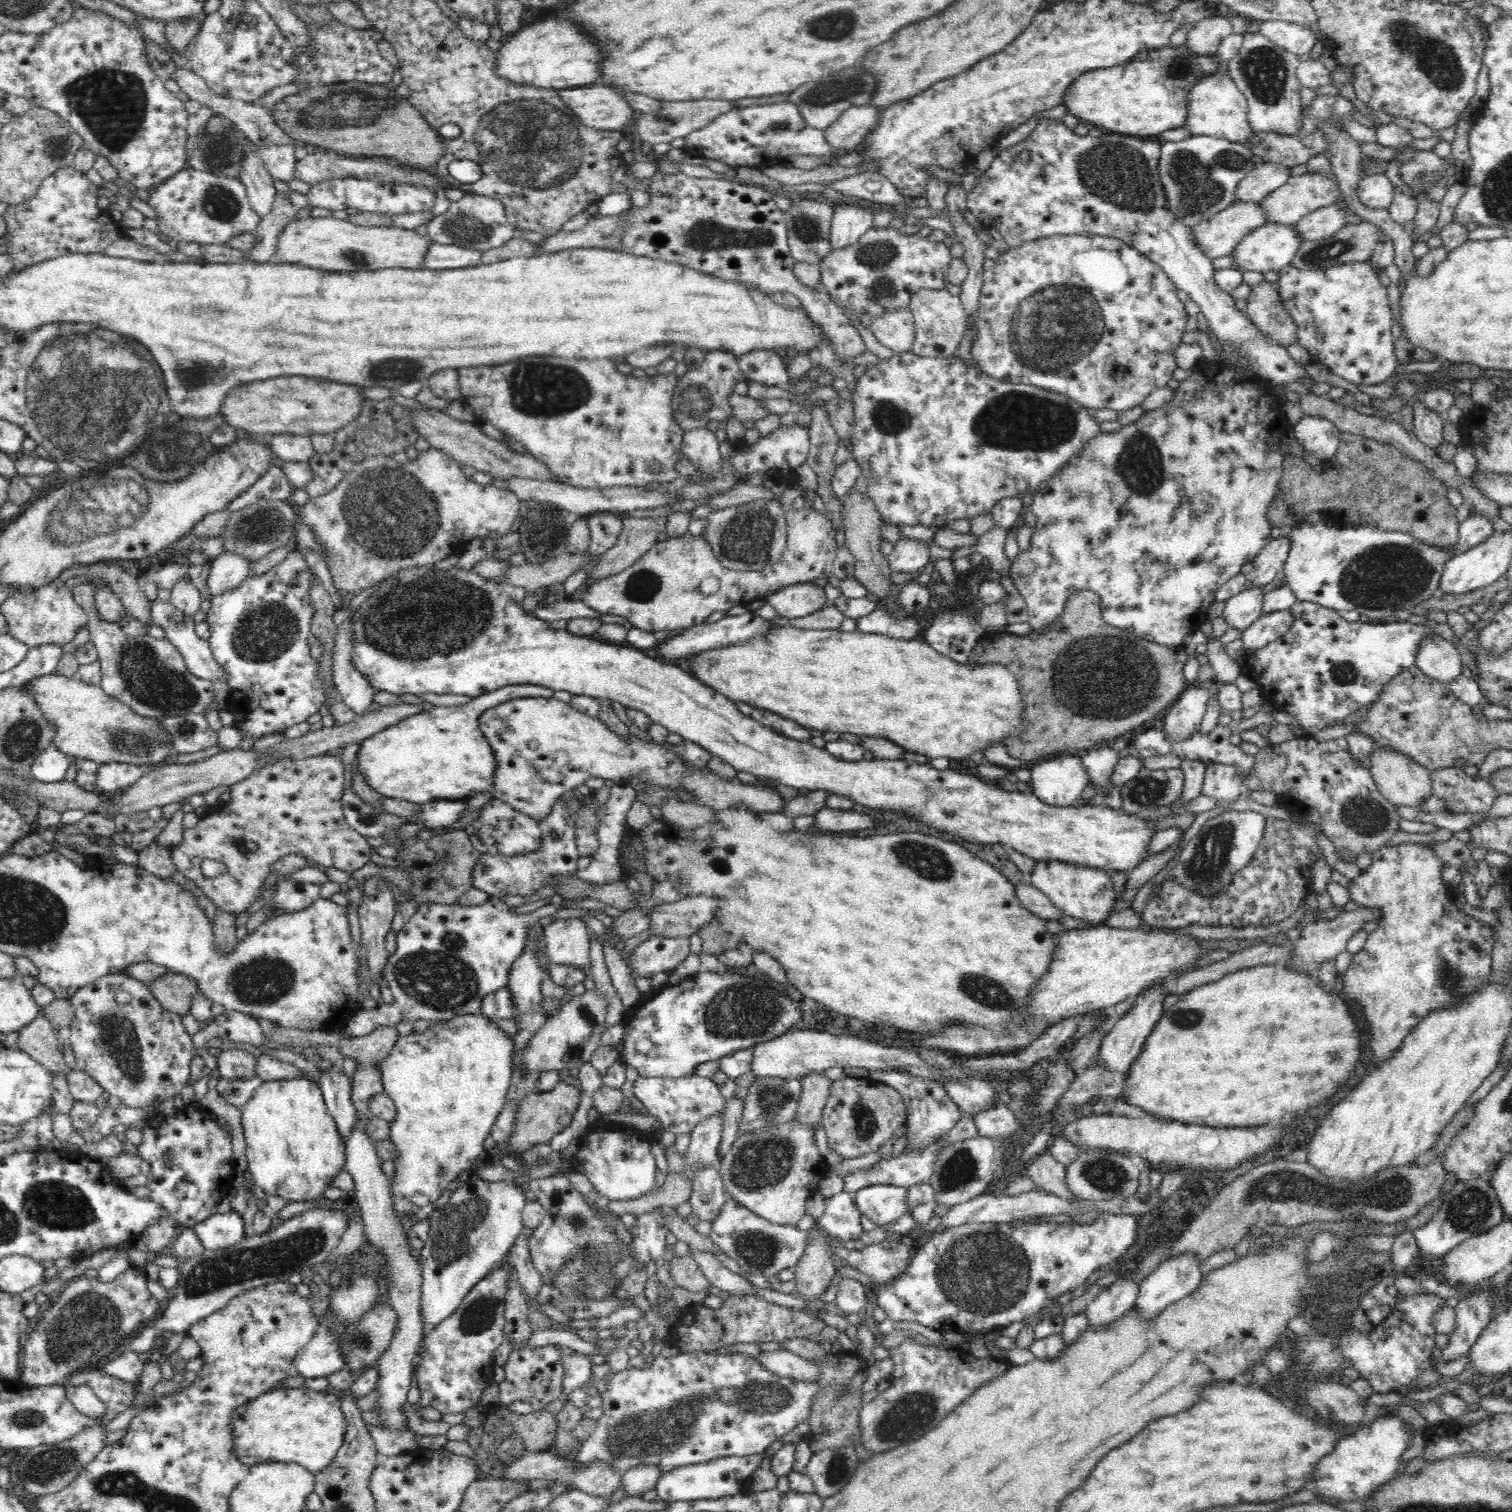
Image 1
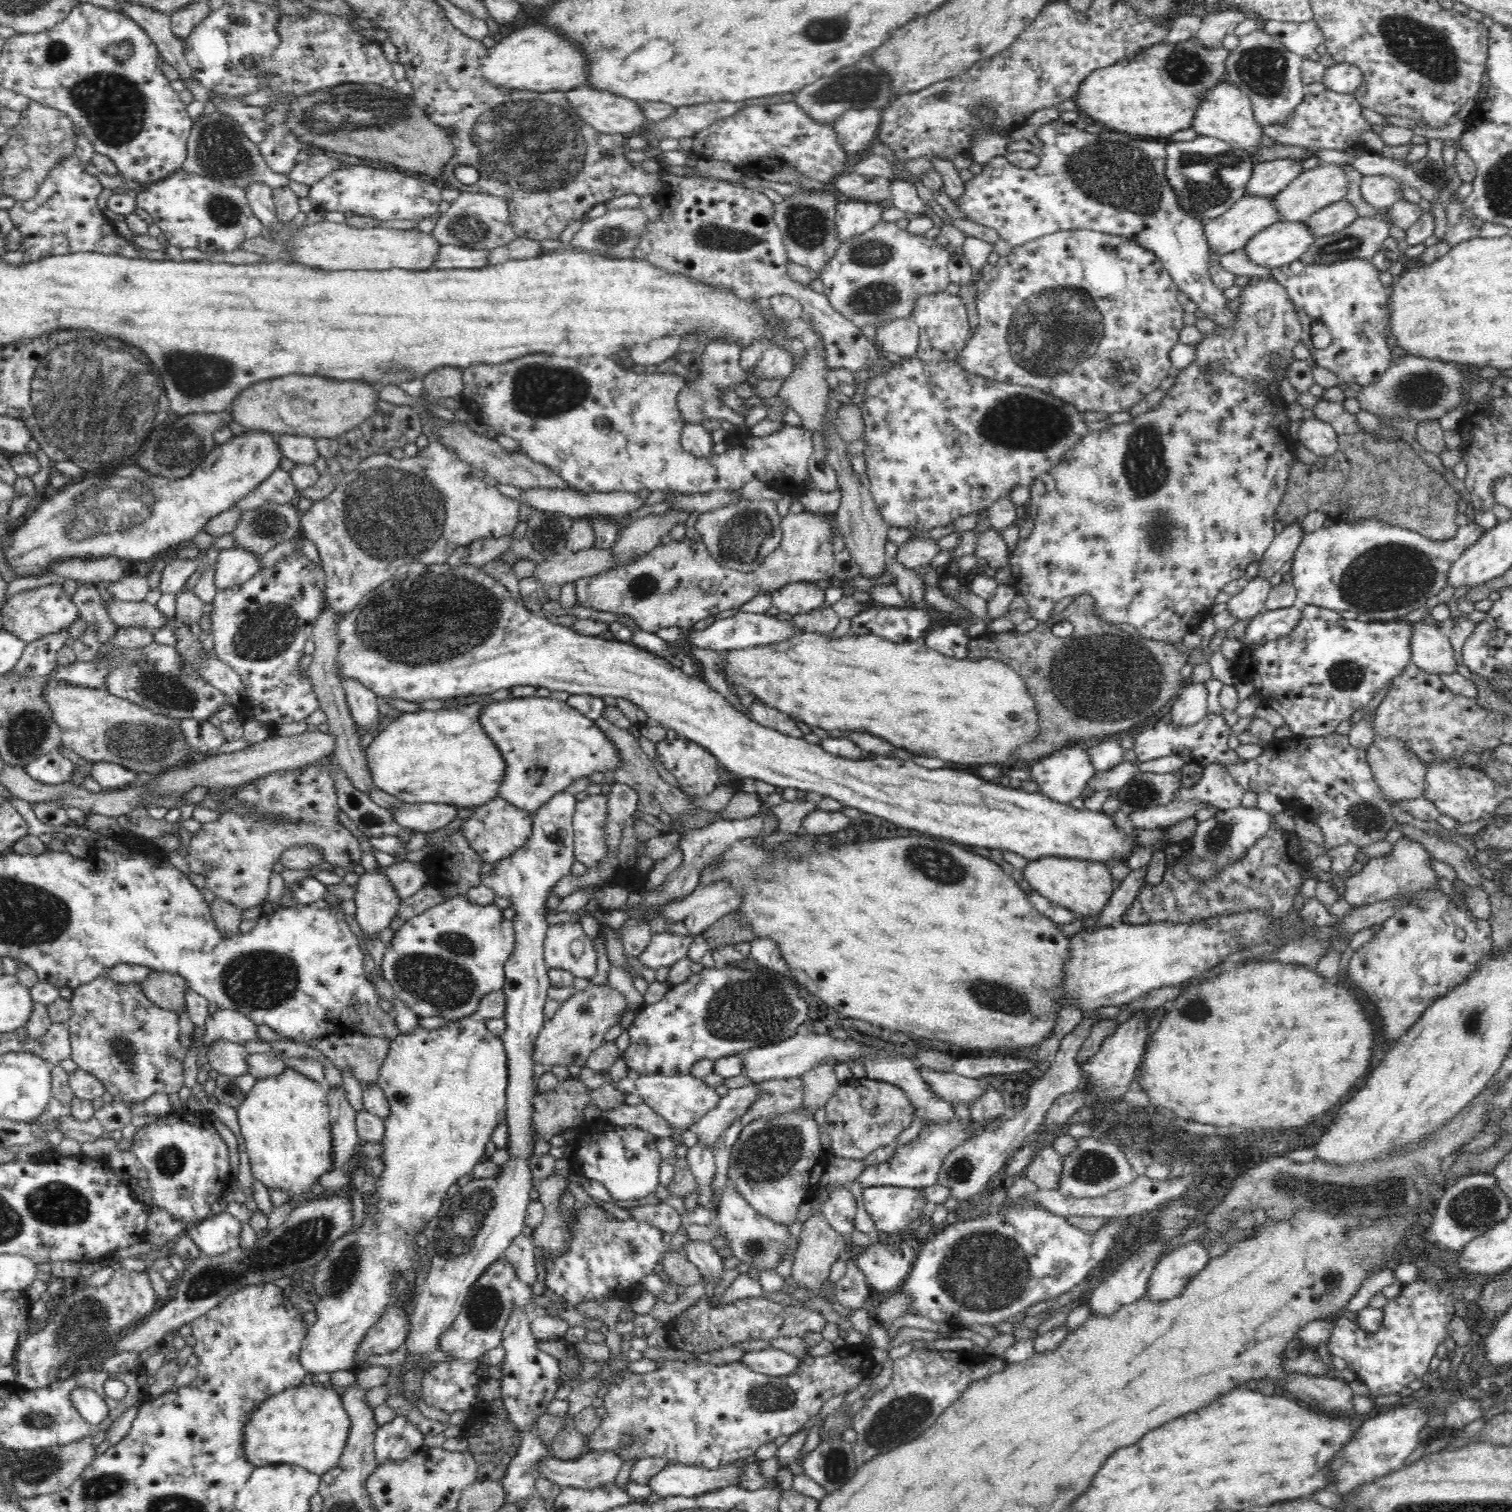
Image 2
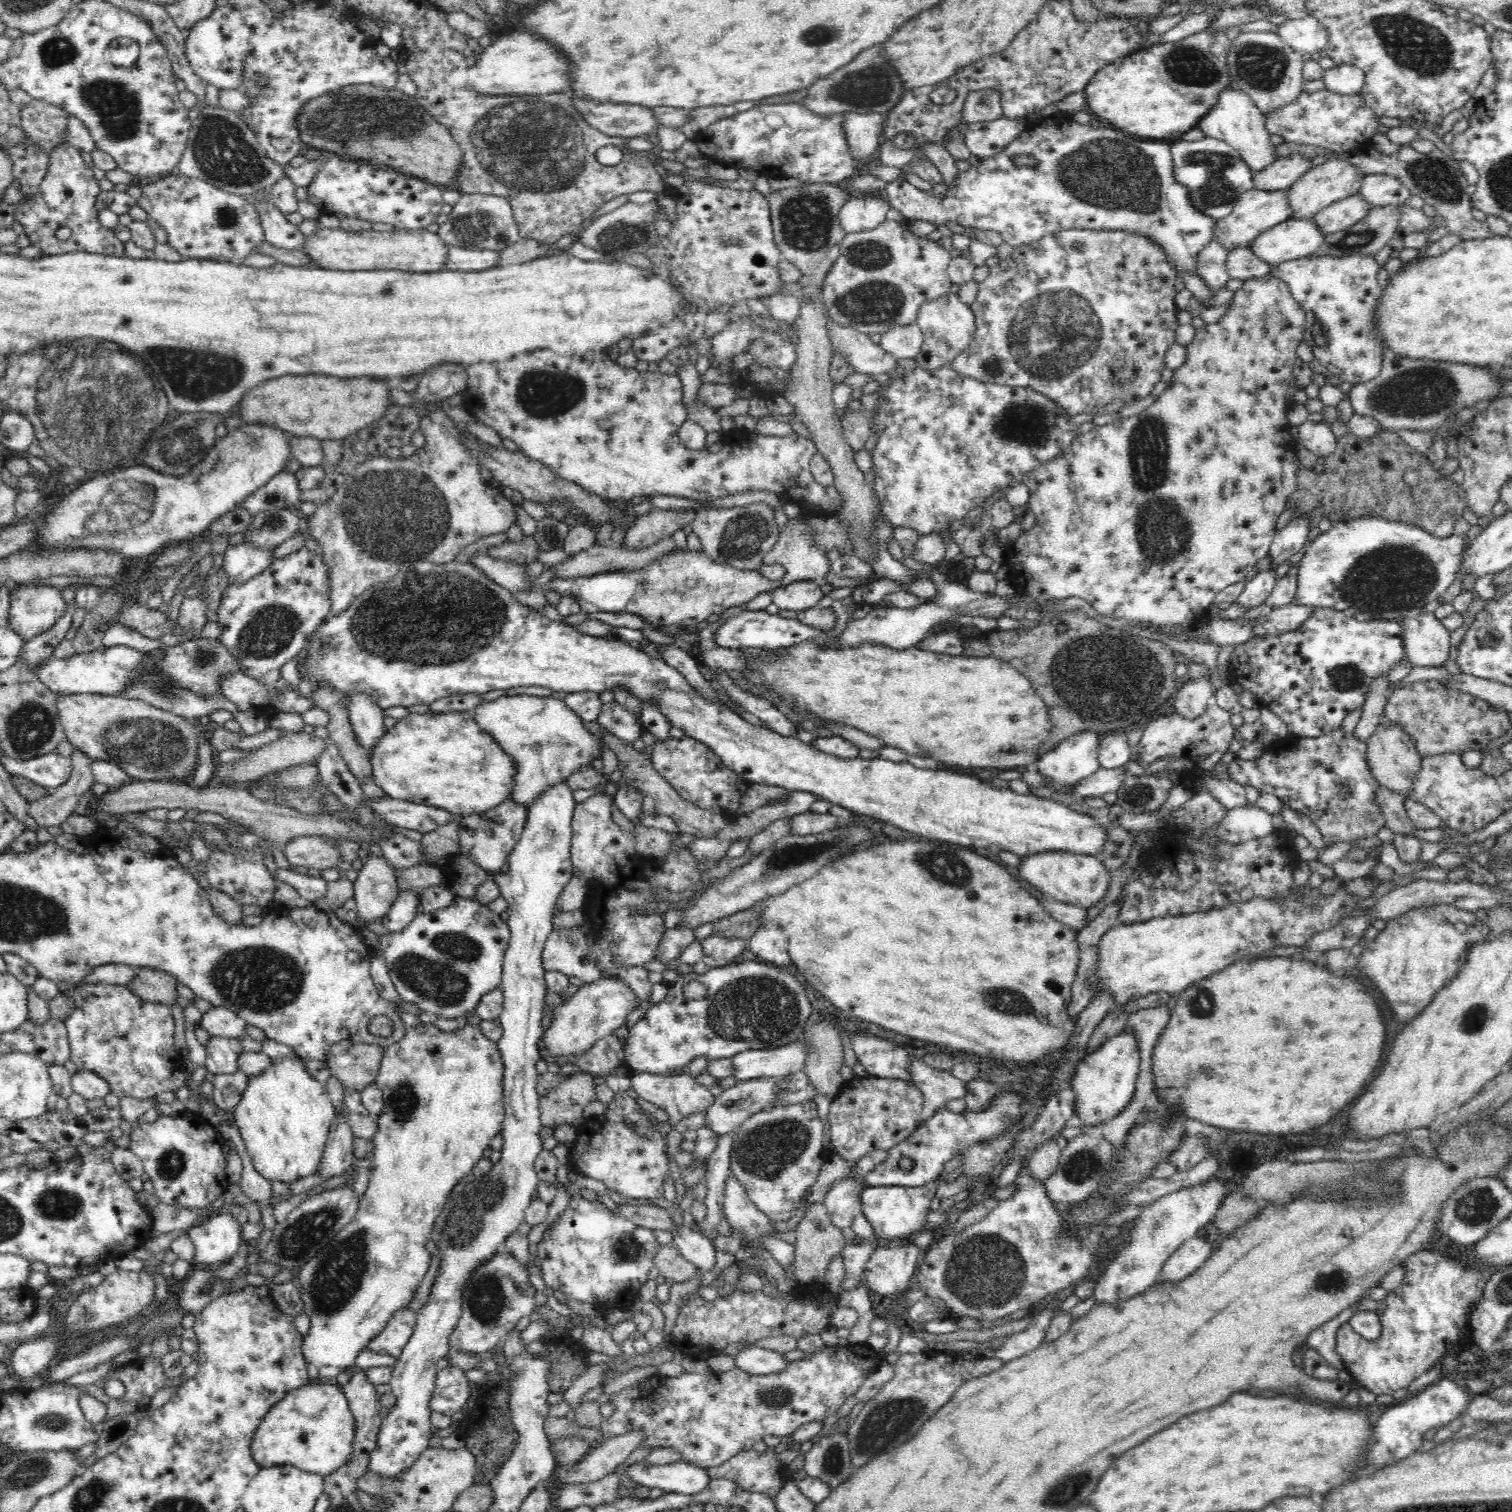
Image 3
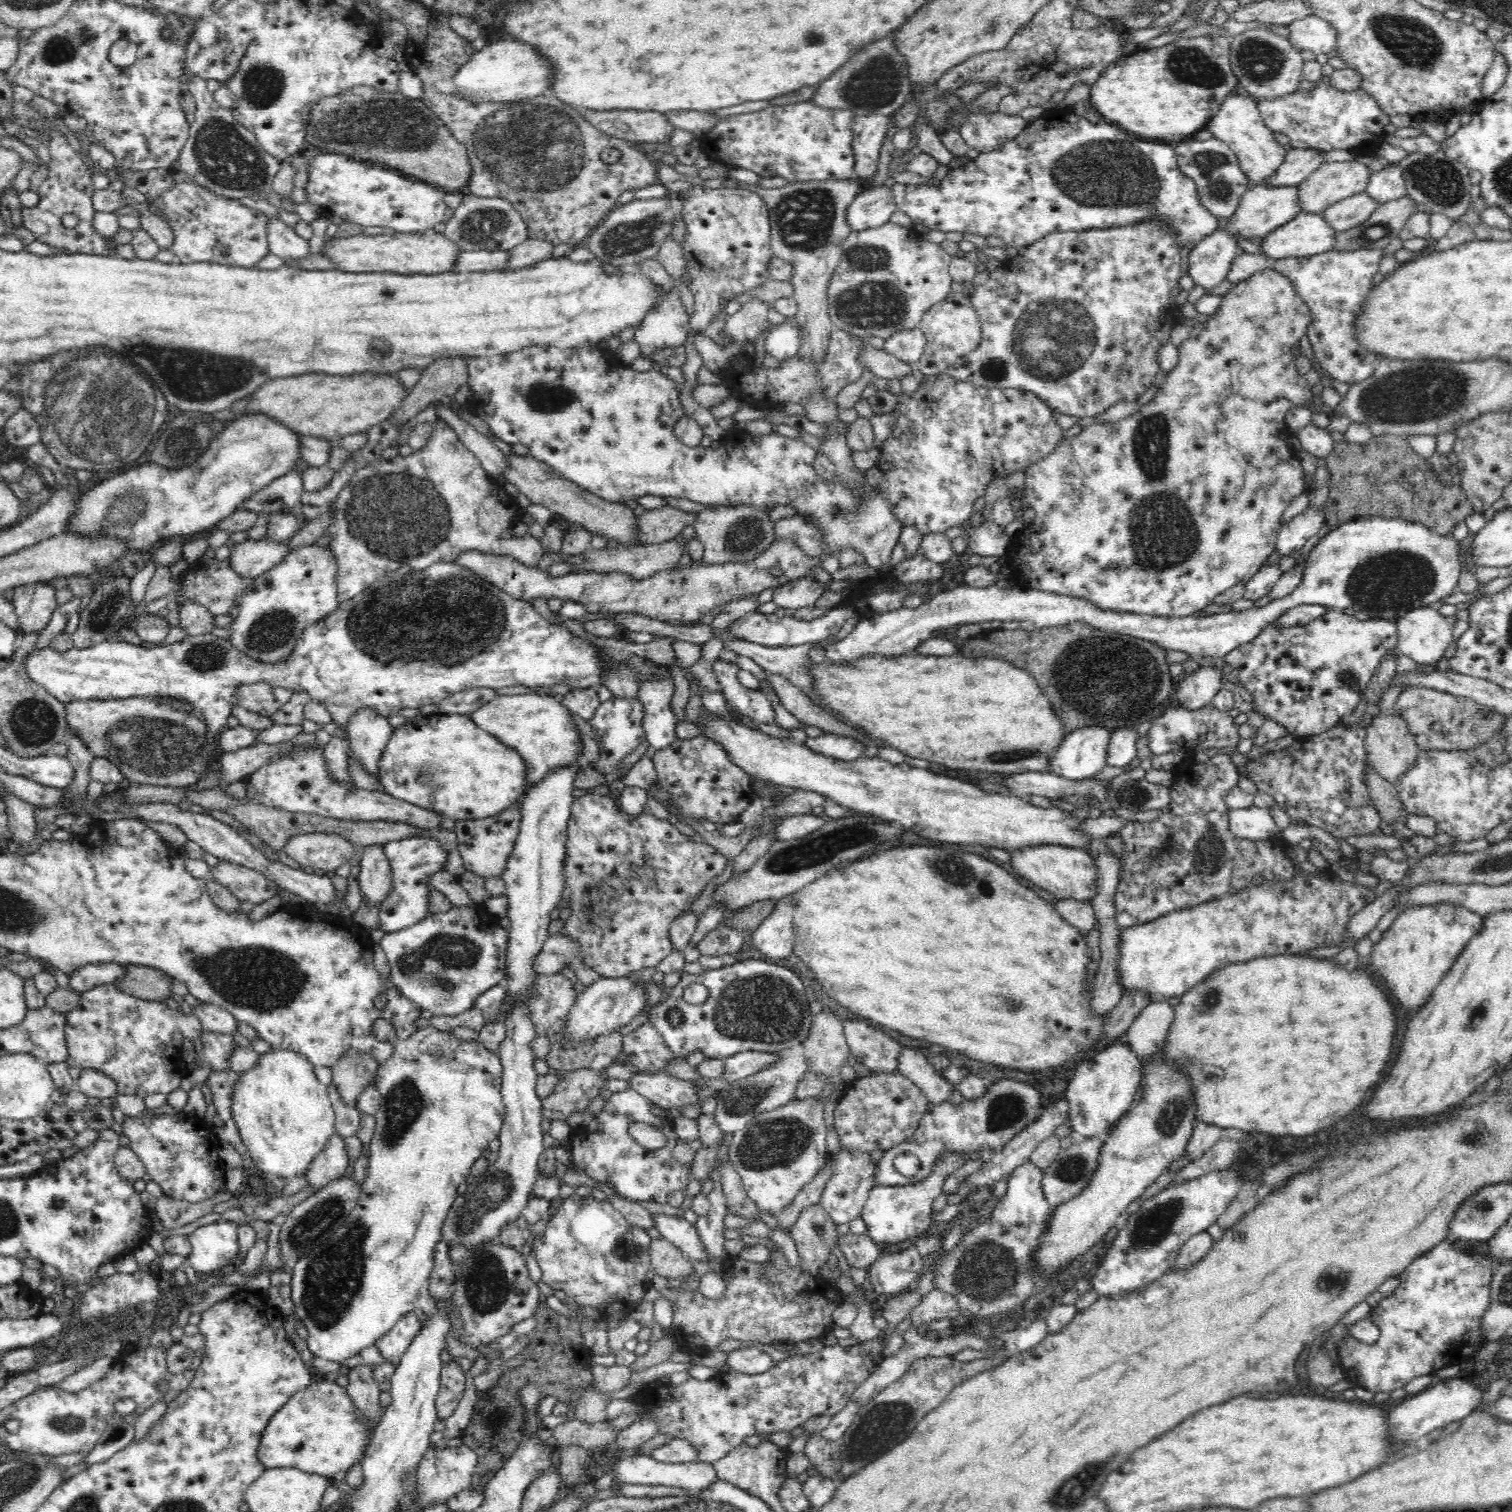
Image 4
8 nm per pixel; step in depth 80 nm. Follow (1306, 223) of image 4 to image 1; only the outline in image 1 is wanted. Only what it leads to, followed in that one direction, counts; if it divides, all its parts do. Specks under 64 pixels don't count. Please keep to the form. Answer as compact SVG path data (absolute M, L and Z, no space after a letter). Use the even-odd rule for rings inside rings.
M1268 222L1253 231L1233 252L1242 272L1272 270L1276 273L1291 264L1298 249L1306 242L1302 241L1294 224Z

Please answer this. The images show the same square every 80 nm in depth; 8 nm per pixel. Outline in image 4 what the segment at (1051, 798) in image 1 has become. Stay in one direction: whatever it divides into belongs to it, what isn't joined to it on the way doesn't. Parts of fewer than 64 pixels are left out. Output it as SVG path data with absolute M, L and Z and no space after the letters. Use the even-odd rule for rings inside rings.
M1086 726L1068 733L1051 760L1051 772L1070 780L1094 776L1107 764L1113 728Z

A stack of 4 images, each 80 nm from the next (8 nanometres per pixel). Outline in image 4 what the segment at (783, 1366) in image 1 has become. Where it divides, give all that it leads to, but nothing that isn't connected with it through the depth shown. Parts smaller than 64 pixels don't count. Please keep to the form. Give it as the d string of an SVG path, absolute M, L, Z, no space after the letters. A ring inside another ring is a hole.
M743 1347L727 1353L726 1365L732 1371L741 1372L747 1375L766 1372L774 1366L772 1357L761 1352L756 1347Z

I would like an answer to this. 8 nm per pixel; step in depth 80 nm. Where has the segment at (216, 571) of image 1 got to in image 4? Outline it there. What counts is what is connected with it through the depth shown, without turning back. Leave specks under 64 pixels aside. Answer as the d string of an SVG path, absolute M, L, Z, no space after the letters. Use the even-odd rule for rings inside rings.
M253 540L238 543L230 557L234 570L242 577L256 579L280 564L292 551L289 540Z

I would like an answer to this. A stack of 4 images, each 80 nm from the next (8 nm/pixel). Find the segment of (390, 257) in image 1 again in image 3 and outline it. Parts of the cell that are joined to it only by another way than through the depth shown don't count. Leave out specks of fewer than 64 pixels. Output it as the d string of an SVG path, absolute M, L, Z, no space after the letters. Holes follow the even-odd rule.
M323 227L307 238L303 250L322 268L340 271L373 271L374 269L404 272L436 272L445 268L451 245L442 241L436 232L404 231L395 229L392 232L345 232L328 230Z

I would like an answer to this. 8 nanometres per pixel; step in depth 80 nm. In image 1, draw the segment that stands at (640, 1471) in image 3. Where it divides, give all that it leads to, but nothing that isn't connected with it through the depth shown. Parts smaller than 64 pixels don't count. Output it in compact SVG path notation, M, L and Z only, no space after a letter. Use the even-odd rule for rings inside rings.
M763 1454L756 1456L730 1456L710 1464L692 1464L662 1473L655 1484L657 1496L662 1501L670 1500L700 1500L702 1498L722 1498L730 1496L742 1489L750 1489L752 1473L757 1470L763 1459Z

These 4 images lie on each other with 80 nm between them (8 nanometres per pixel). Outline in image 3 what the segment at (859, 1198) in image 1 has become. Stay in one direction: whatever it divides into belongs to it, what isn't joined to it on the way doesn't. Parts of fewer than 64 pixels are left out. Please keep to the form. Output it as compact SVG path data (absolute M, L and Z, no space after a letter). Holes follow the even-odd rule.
M942 1176L930 1180L928 1184L920 1186L892 1186L892 1187L868 1187L862 1192L862 1212L870 1222L874 1239L886 1238L896 1240L897 1238L909 1238L914 1234L930 1227L926 1216L930 1214L930 1203L940 1190Z

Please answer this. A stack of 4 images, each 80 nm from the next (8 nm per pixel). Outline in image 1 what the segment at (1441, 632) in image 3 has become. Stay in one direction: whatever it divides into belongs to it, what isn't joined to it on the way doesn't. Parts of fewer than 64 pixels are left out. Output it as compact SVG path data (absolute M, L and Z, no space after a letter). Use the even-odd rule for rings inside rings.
M1433 631L1420 638L1415 664L1426 676L1437 678L1440 682L1448 683L1462 674L1462 656L1456 646Z

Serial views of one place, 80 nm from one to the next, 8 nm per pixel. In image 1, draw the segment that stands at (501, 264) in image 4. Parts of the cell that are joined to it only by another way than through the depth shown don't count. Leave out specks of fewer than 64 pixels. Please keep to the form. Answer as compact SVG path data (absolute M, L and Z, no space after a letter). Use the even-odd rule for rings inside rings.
M432 243L424 264L432 270L454 270L482 265L483 252L453 244Z

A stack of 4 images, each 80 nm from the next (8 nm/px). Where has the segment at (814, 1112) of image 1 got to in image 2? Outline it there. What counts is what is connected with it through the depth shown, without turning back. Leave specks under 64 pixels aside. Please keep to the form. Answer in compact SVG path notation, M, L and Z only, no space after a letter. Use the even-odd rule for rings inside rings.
M821 1061L818 1067L805 1072L801 1079L804 1081L804 1104L809 1110L816 1111L824 1106L834 1096L841 1085L841 1081L834 1073L834 1067L838 1061Z

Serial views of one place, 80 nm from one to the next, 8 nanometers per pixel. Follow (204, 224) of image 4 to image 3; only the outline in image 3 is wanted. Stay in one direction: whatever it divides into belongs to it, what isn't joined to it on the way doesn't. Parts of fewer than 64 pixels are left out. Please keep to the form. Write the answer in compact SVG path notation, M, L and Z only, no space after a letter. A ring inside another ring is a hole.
M176 171L144 187L137 205L166 230L168 245L178 251L182 261L200 259L242 265L248 256L259 253L259 248L266 241L261 216L246 196L222 191L198 178L182 174L176 177Z

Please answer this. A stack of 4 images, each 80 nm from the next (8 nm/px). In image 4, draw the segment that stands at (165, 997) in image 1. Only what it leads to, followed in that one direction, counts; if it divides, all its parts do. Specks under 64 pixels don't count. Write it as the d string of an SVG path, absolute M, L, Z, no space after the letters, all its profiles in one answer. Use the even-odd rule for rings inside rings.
M126 965L122 969L125 974L112 983L121 992L148 1001L163 1001L164 997L170 996L173 979L164 972L138 965Z

